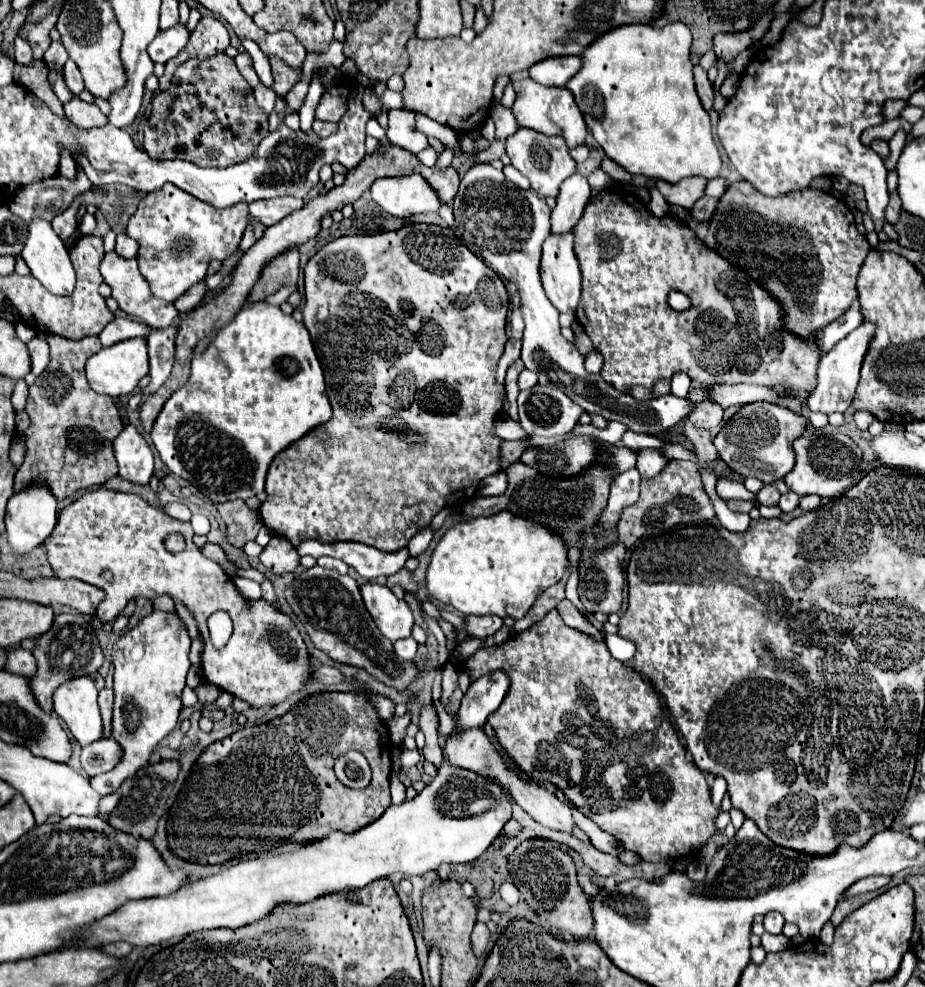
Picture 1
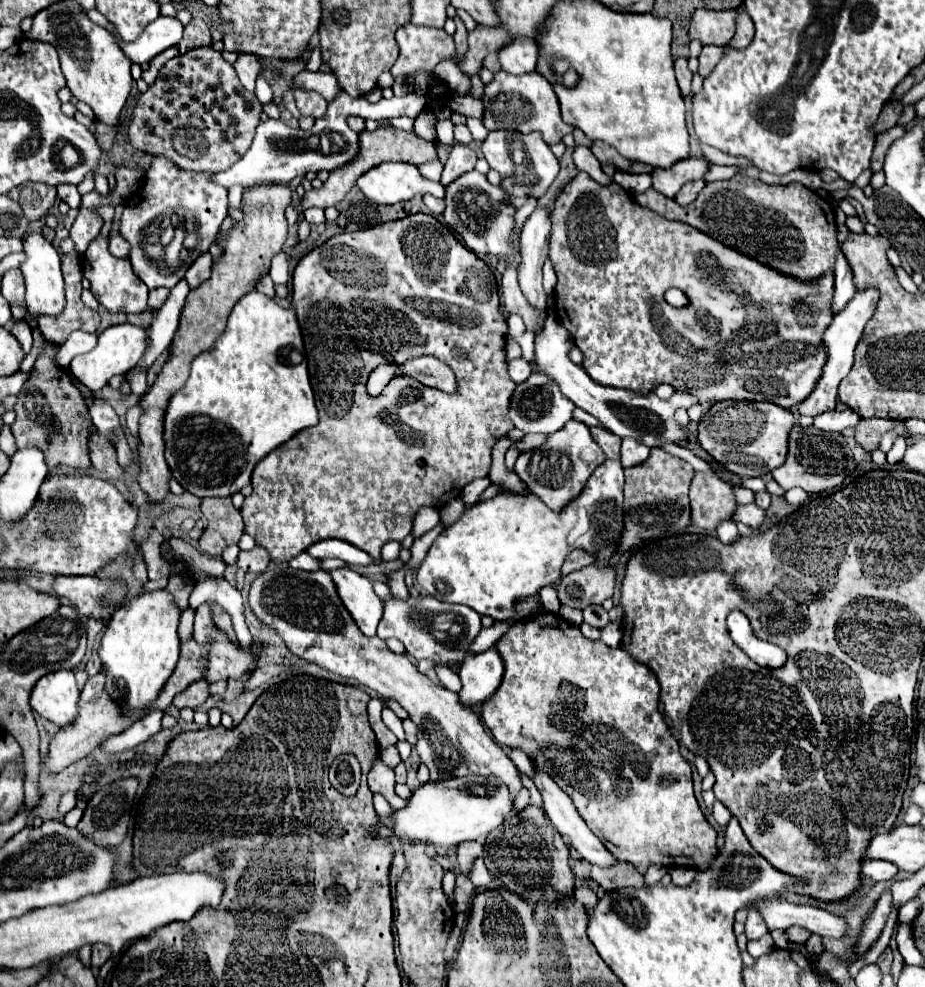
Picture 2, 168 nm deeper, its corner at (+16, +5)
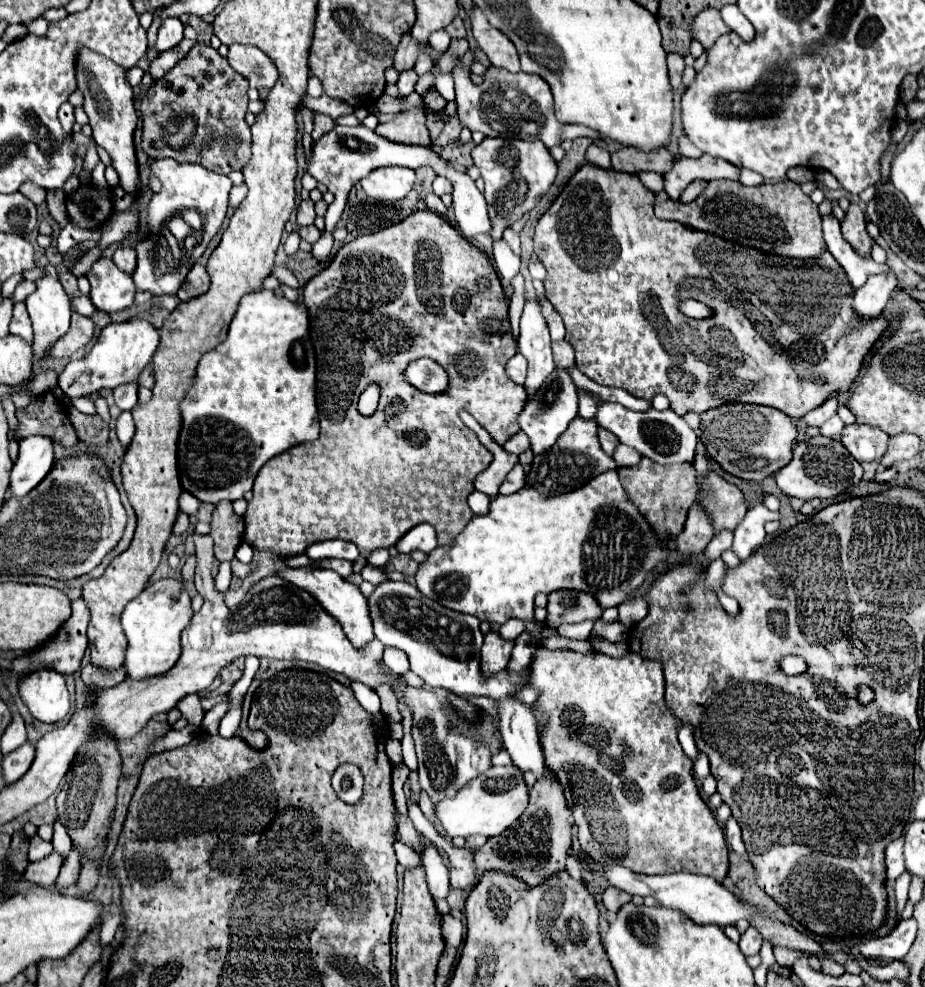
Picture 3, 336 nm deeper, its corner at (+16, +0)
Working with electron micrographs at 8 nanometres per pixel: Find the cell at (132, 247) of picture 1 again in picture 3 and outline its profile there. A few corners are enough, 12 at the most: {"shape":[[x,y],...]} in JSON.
{"shape":[[128,246],[118,248],[112,260],[120,270],[132,274],[136,252]]}

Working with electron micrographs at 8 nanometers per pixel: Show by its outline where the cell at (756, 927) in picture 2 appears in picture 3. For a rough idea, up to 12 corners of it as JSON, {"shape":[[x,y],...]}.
{"shape":[[754,926],[742,934],[738,946],[744,956],[760,952],[762,934]]}

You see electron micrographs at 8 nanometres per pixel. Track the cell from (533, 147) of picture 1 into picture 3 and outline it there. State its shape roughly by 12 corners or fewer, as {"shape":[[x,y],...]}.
{"shape":[[484,138],[492,238],[530,212],[558,166],[540,140]]}

